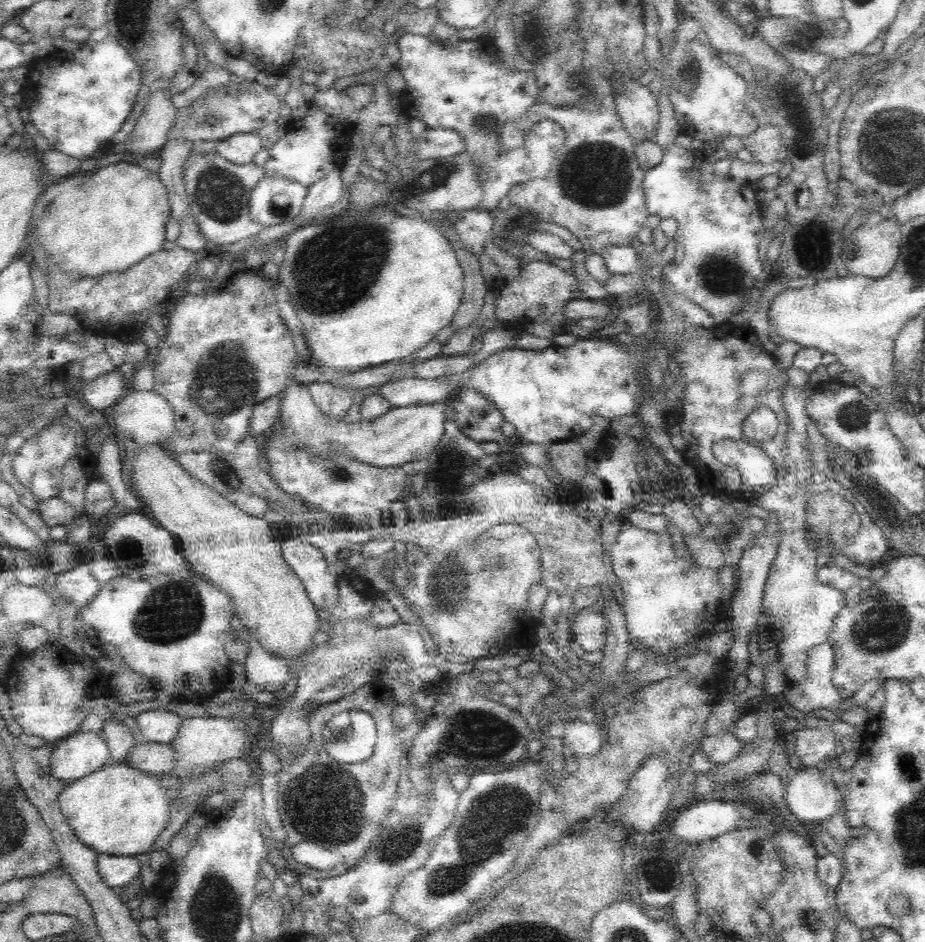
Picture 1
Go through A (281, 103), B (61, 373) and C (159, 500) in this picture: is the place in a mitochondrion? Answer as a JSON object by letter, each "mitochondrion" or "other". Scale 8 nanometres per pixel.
{"A":"other","B":"other","C":"other"}

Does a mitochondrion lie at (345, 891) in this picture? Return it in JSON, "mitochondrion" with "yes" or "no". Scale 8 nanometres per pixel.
{"mitochondrion":"no"}

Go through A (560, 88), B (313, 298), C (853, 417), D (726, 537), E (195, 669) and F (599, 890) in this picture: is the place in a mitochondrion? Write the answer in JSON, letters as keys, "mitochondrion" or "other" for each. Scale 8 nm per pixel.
{"A":"other","B":"mitochondrion","C":"mitochondrion","D":"other","E":"other","F":"other"}

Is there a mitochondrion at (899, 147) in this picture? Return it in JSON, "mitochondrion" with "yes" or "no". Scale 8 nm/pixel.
{"mitochondrion":"yes"}

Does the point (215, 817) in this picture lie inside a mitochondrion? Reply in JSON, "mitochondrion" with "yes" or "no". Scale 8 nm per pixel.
{"mitochondrion":"no"}

